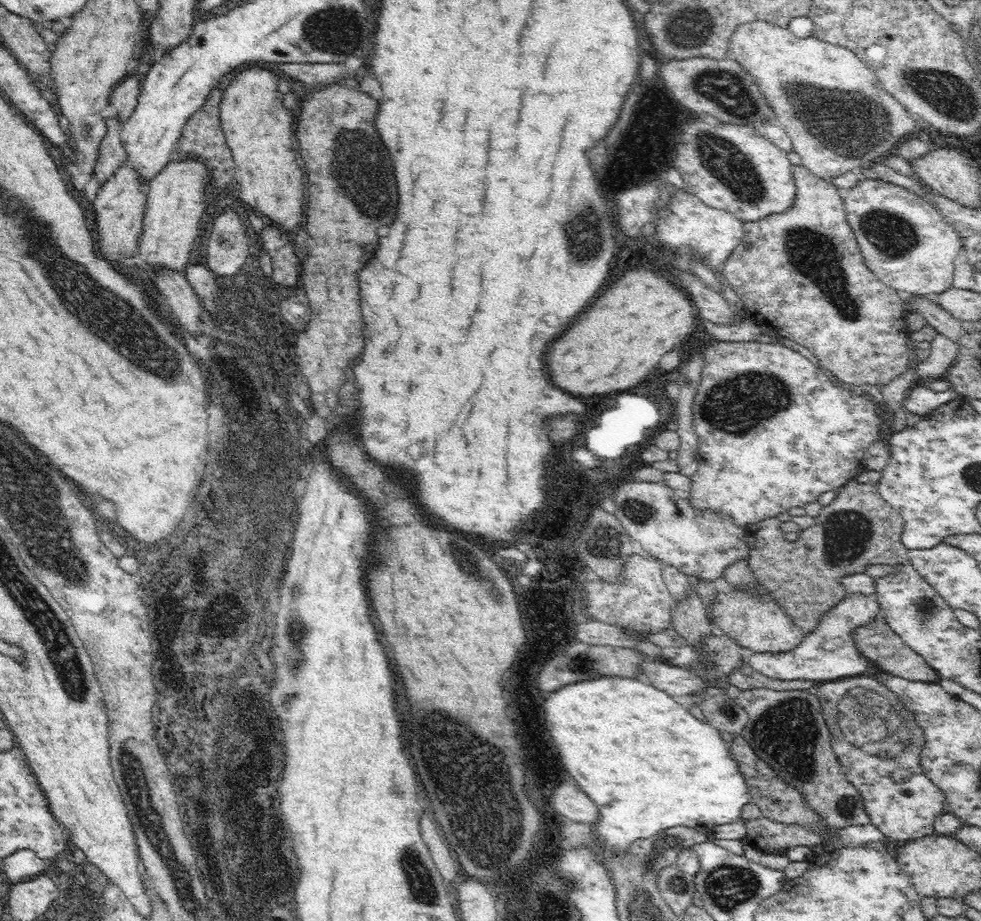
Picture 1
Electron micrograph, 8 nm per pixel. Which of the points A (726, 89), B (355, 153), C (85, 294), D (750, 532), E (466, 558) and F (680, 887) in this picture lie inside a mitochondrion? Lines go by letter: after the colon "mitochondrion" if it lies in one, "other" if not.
A: mitochondrion
B: mitochondrion
C: mitochondrion
D: other
E: mitochondrion
F: mitochondrion

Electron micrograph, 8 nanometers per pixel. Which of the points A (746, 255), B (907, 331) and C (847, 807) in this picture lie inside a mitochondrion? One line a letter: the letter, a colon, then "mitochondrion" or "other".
A: other
B: other
C: mitochondrion

